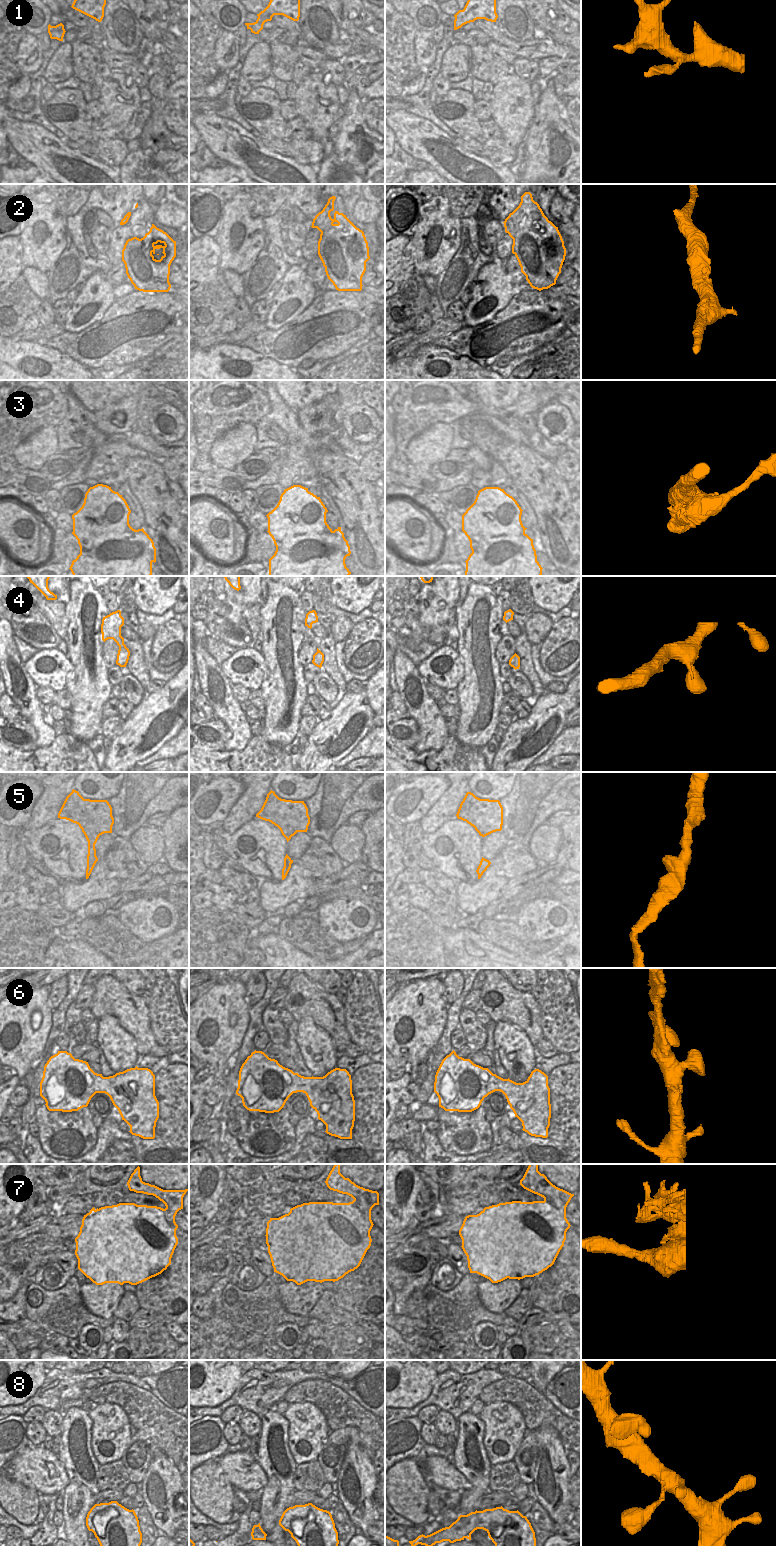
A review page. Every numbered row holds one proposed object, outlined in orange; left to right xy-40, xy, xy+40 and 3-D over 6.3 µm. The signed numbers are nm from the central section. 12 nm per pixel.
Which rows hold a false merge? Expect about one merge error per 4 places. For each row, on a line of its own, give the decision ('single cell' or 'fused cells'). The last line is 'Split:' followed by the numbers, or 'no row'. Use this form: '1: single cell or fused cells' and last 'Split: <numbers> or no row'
1: single cell
2: single cell
3: fused cells
4: single cell
5: single cell
6: single cell
7: fused cells
8: single cell
Split: 3, 7

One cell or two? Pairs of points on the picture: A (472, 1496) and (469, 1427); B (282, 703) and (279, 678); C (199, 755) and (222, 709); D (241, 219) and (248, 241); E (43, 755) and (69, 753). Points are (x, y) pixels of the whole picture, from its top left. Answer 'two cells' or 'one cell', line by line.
A: one cell
B: one cell
C: two cells
D: one cell
E: one cell

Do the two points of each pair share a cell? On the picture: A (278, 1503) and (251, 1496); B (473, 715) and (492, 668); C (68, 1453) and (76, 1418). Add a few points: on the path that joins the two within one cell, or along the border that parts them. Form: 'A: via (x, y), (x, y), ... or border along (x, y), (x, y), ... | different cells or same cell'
A: border along (261, 1491), (259, 1500) | different cells
B: via (480, 703), (482, 679) | same cell
C: via (67, 1444), (67, 1435), (70, 1427) | same cell

